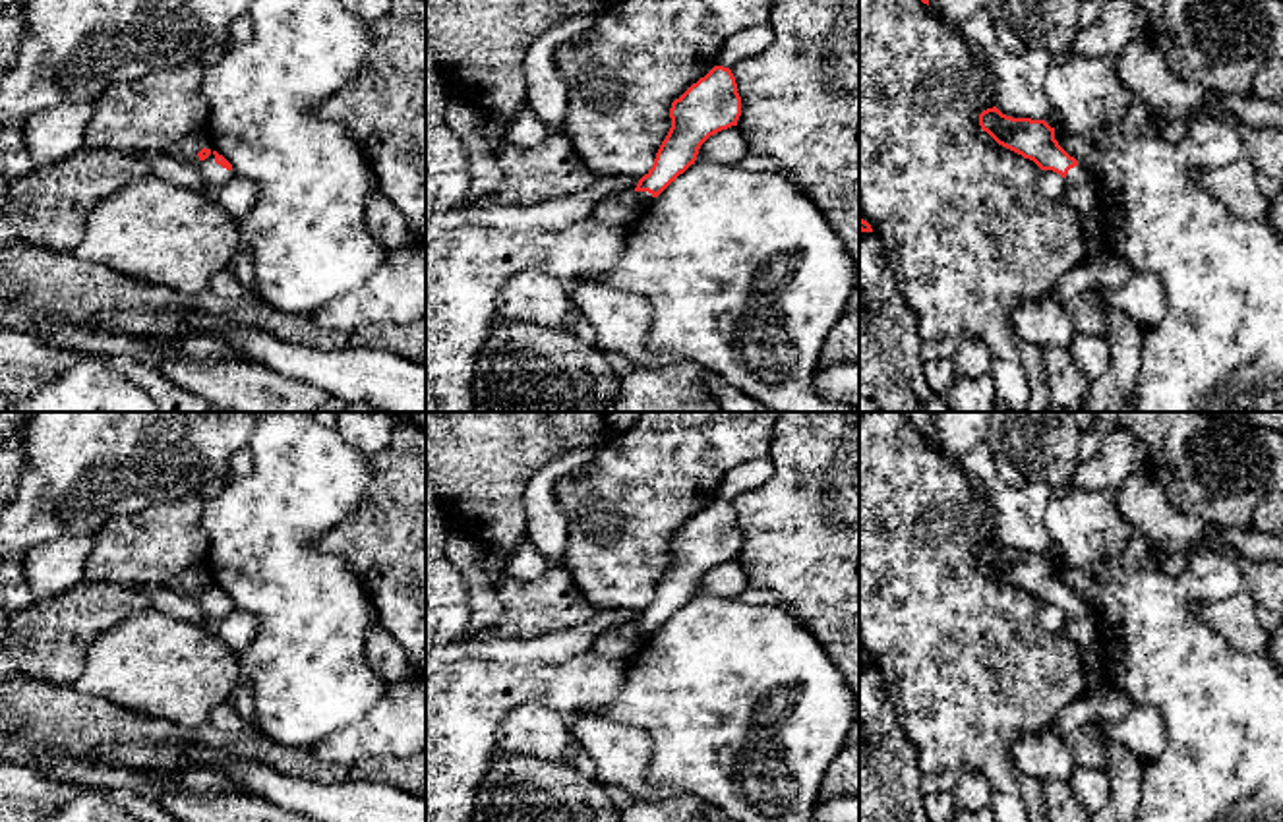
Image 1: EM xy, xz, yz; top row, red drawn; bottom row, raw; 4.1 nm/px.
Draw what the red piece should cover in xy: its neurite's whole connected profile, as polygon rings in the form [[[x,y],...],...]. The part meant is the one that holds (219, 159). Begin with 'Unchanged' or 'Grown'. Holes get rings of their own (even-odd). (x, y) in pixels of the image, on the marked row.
Grown. [[[205,147],[197,153],[197,157],[201,161],[203,191],[213,195],[234,176],[232,164],[217,151]]]

